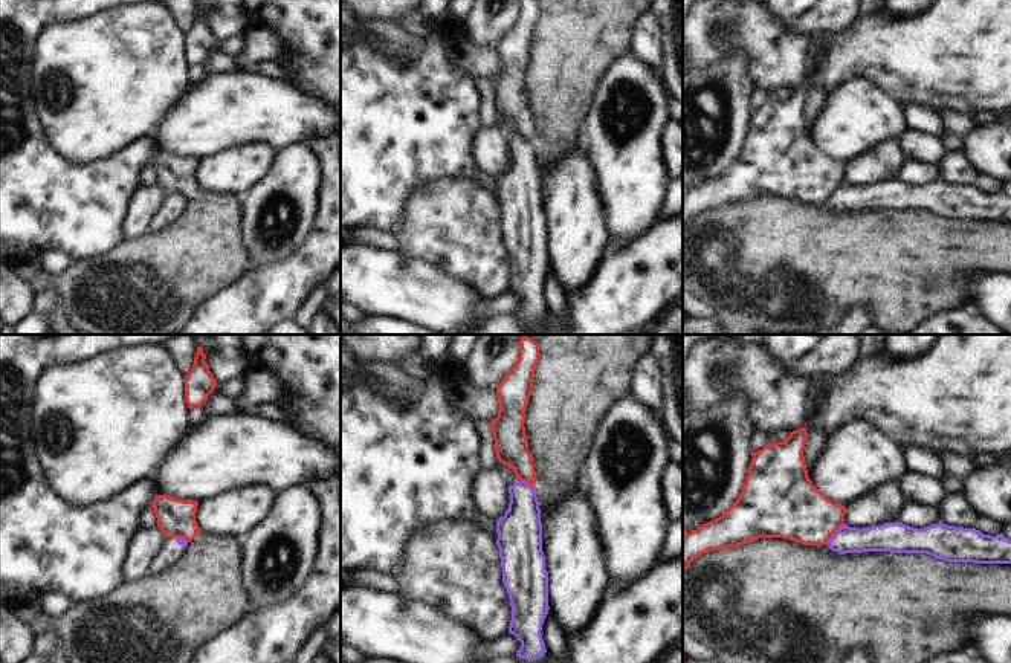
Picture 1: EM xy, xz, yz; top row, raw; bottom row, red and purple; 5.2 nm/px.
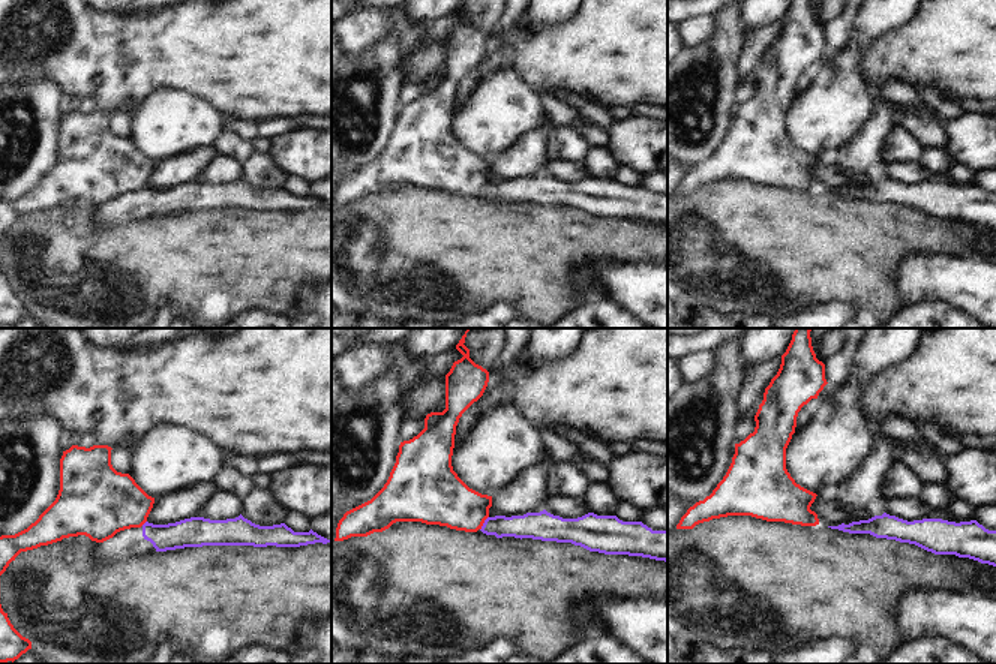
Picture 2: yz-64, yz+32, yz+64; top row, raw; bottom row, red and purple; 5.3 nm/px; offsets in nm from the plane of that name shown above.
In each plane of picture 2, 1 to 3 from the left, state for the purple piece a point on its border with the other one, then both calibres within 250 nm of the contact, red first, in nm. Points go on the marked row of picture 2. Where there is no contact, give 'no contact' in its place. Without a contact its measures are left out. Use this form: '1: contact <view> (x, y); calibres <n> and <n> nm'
1: contact yz-64 (143, 523); calibres 360 and 150 nm
2: contact yz+32 (483, 522); calibres 280 and 140 nm
3: no contact

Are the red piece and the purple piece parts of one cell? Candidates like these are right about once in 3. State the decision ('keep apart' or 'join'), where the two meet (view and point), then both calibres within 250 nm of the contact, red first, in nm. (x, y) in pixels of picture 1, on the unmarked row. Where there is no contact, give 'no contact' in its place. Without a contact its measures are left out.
keep apart | yz (834, 191) | 320/140 nm

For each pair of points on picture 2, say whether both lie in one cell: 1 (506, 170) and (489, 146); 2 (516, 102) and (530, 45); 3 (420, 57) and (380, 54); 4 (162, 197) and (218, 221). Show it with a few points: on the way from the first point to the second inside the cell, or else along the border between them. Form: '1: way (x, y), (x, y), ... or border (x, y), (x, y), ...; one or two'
1: border (525, 134), (491, 159); two
2: border (488, 71), (513, 66), (539, 96); two
3: border (366, 47), (396, 35), (405, 81); two
4: border (231, 209), (185, 210), (162, 216); two

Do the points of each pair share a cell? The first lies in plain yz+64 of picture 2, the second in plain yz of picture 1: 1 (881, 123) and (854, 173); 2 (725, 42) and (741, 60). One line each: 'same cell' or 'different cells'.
1: same cell
2: same cell

